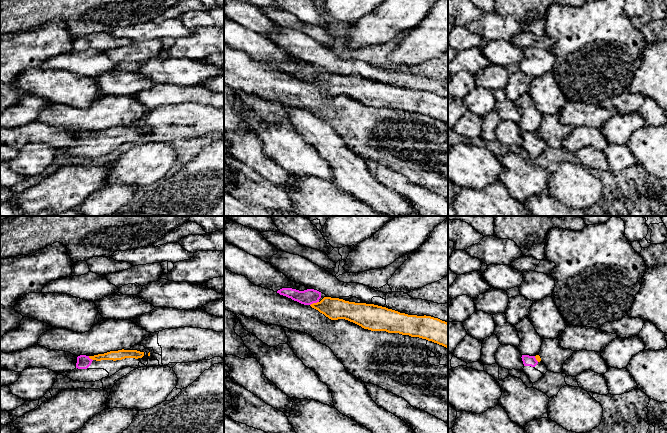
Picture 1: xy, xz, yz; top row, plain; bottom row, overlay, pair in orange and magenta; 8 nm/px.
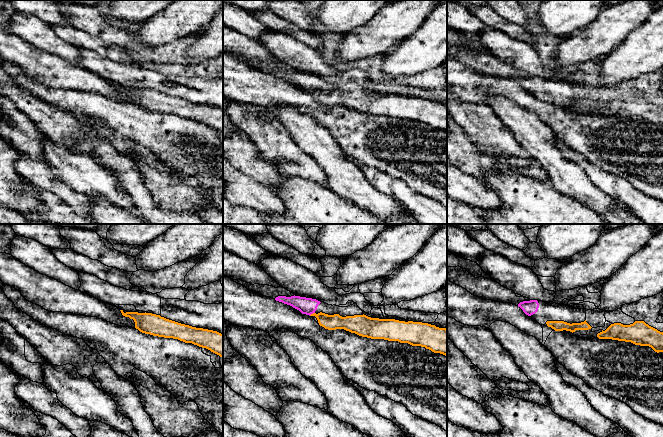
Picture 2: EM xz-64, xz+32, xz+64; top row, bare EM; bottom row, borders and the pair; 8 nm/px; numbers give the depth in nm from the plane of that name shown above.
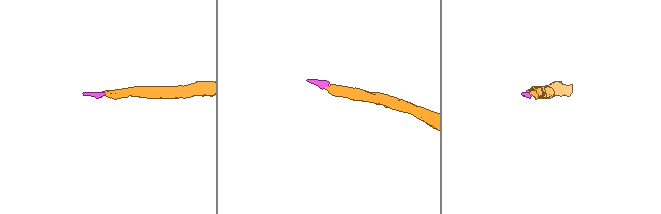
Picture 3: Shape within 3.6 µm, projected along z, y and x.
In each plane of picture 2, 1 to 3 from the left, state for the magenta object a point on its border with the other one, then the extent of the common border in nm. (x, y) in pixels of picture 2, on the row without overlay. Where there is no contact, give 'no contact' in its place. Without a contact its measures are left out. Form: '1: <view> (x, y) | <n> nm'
1: no contact
2: xz+32 (311, 90) | 50 nm
3: no contact

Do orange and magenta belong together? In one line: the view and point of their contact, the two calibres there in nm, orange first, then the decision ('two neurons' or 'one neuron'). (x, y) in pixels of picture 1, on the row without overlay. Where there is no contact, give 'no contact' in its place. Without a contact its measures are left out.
contact xz (314, 79); calibres 180 and 130 nm; one neuron

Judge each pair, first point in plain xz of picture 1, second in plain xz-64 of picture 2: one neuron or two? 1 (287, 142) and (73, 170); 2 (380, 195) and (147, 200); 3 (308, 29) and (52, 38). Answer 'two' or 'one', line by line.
1: one
2: one
3: two

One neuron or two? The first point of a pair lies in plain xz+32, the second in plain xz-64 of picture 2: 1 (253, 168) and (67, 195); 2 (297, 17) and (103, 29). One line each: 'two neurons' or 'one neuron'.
1: one neuron
2: one neuron

